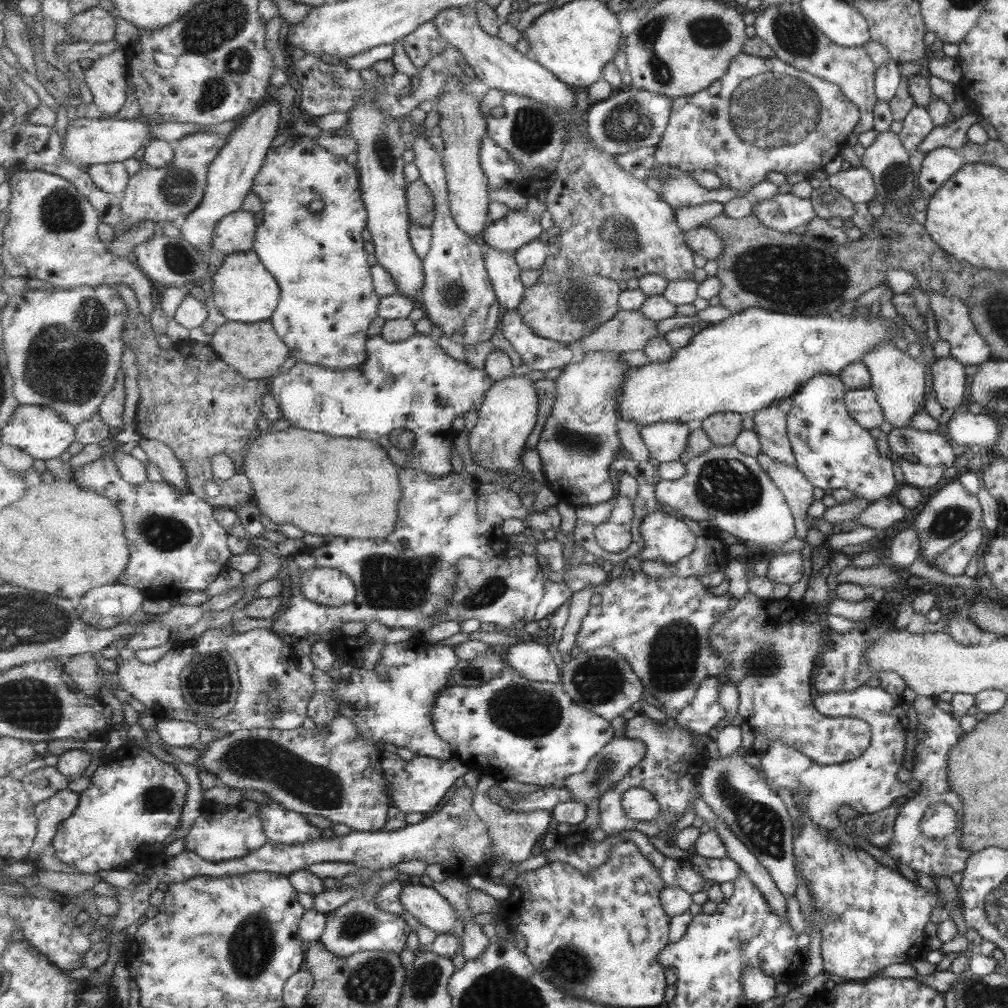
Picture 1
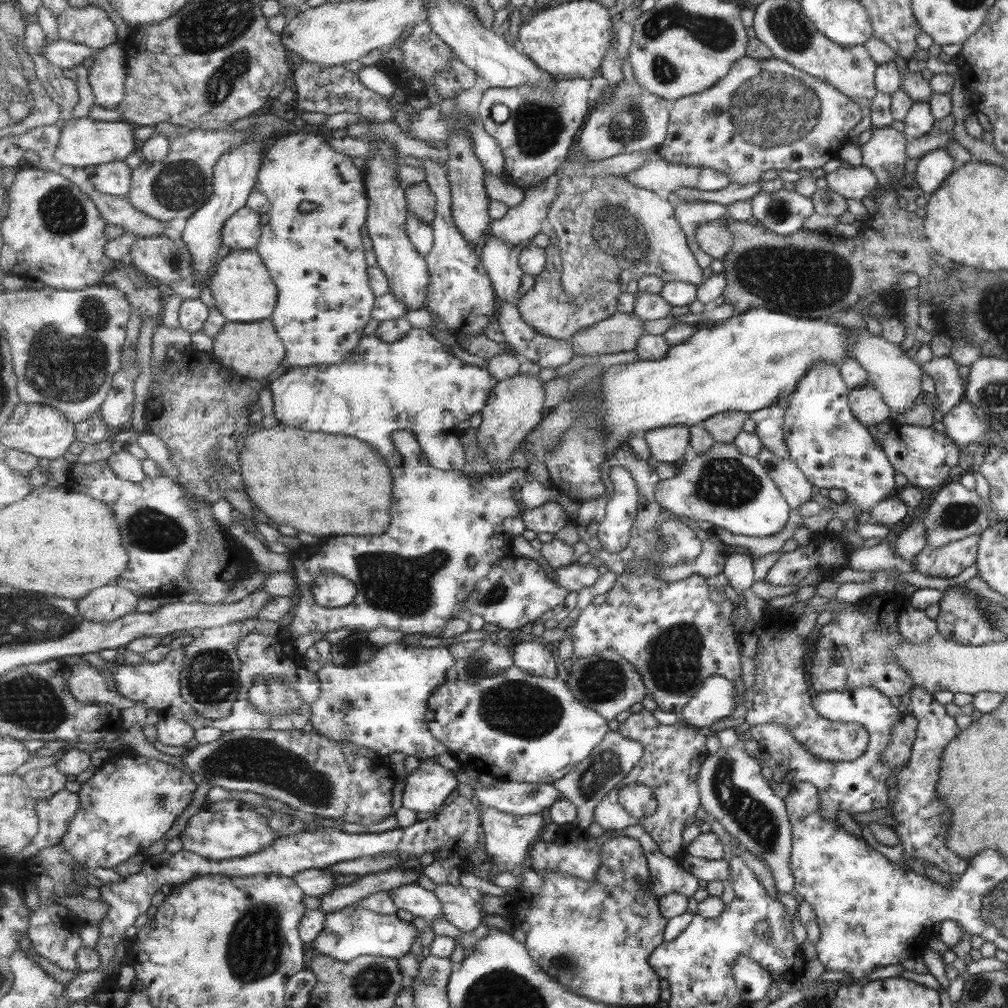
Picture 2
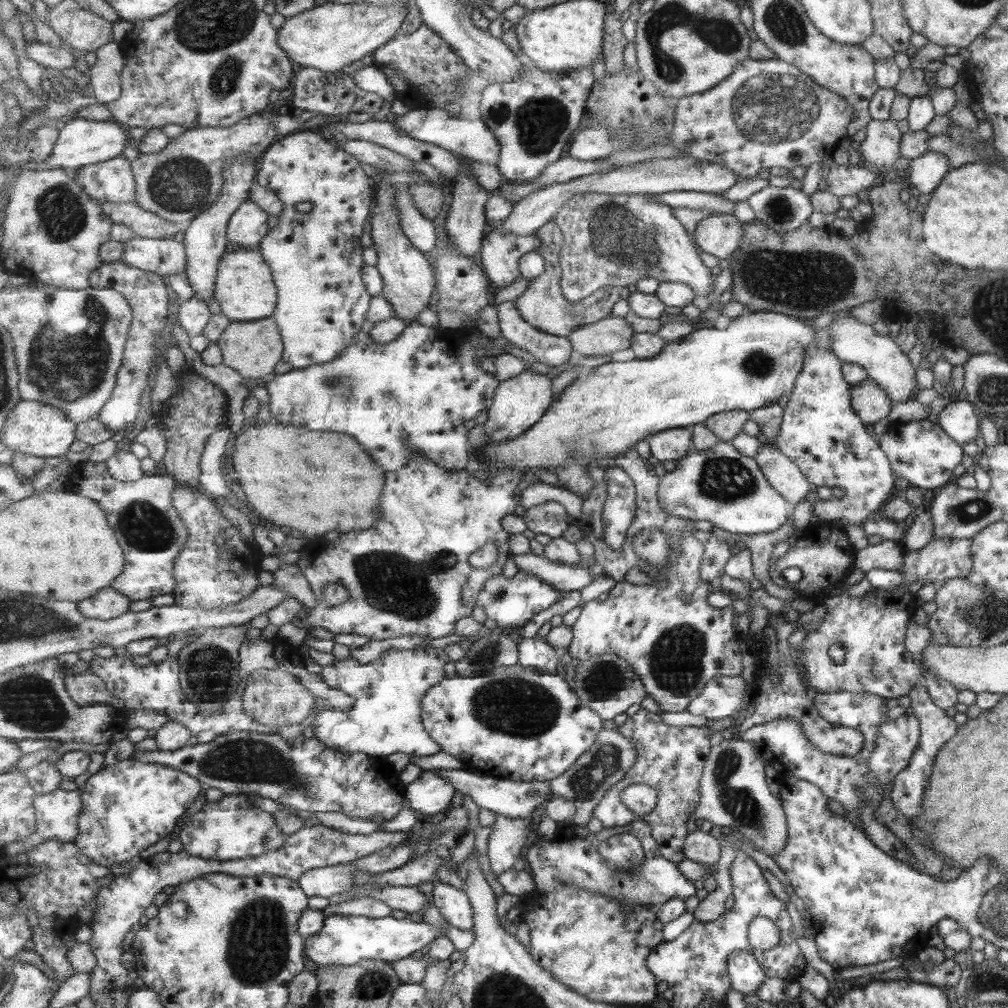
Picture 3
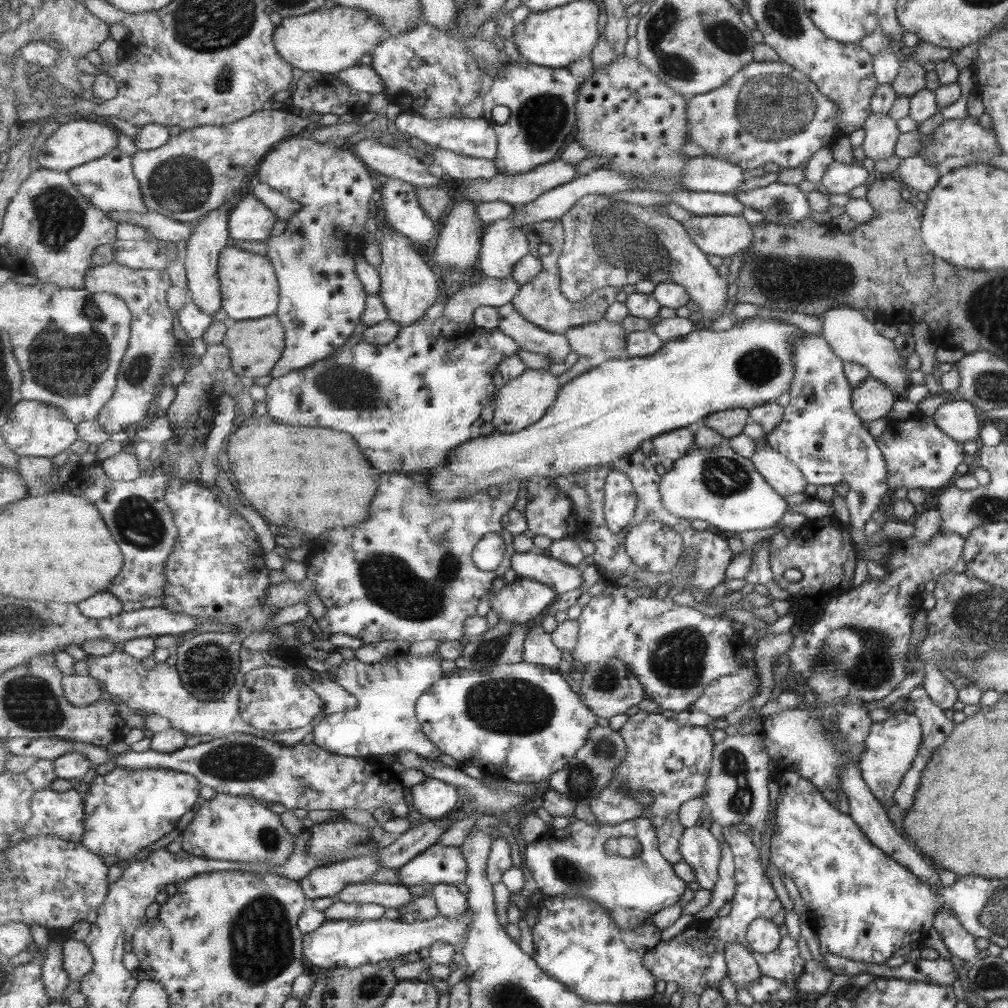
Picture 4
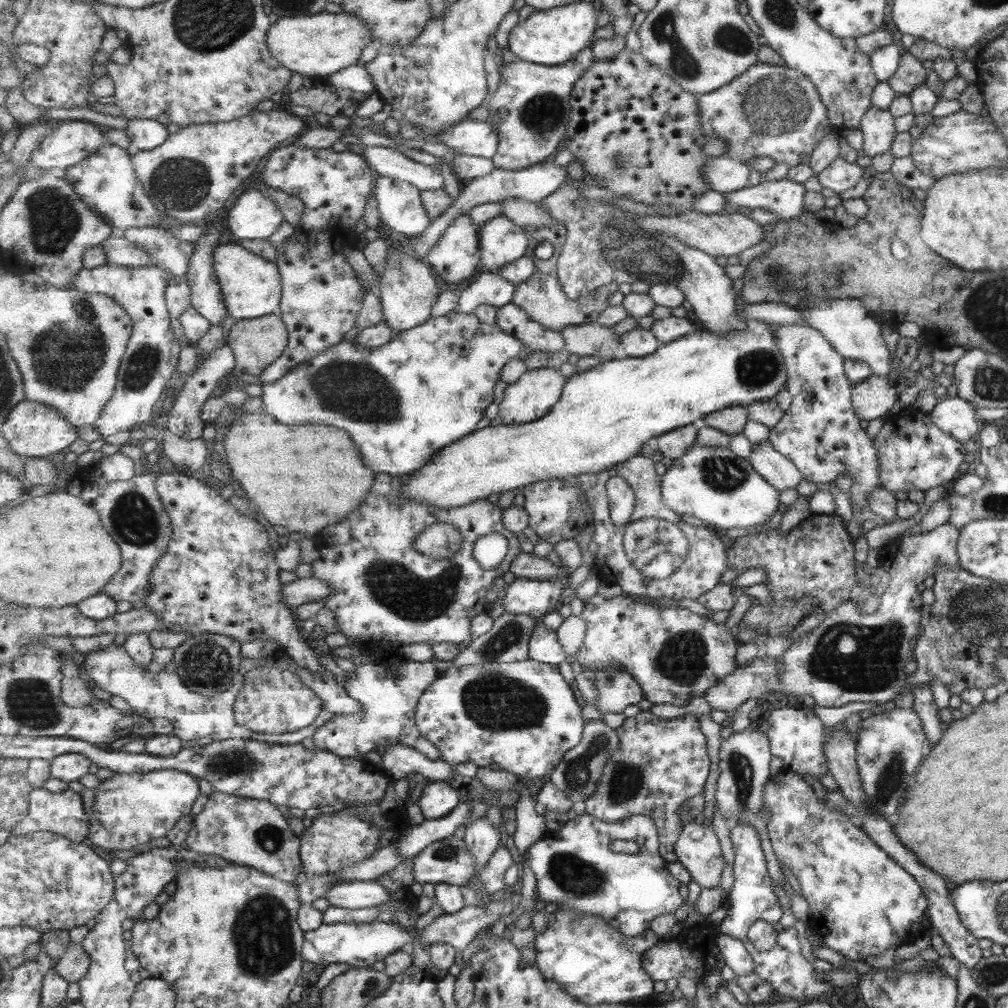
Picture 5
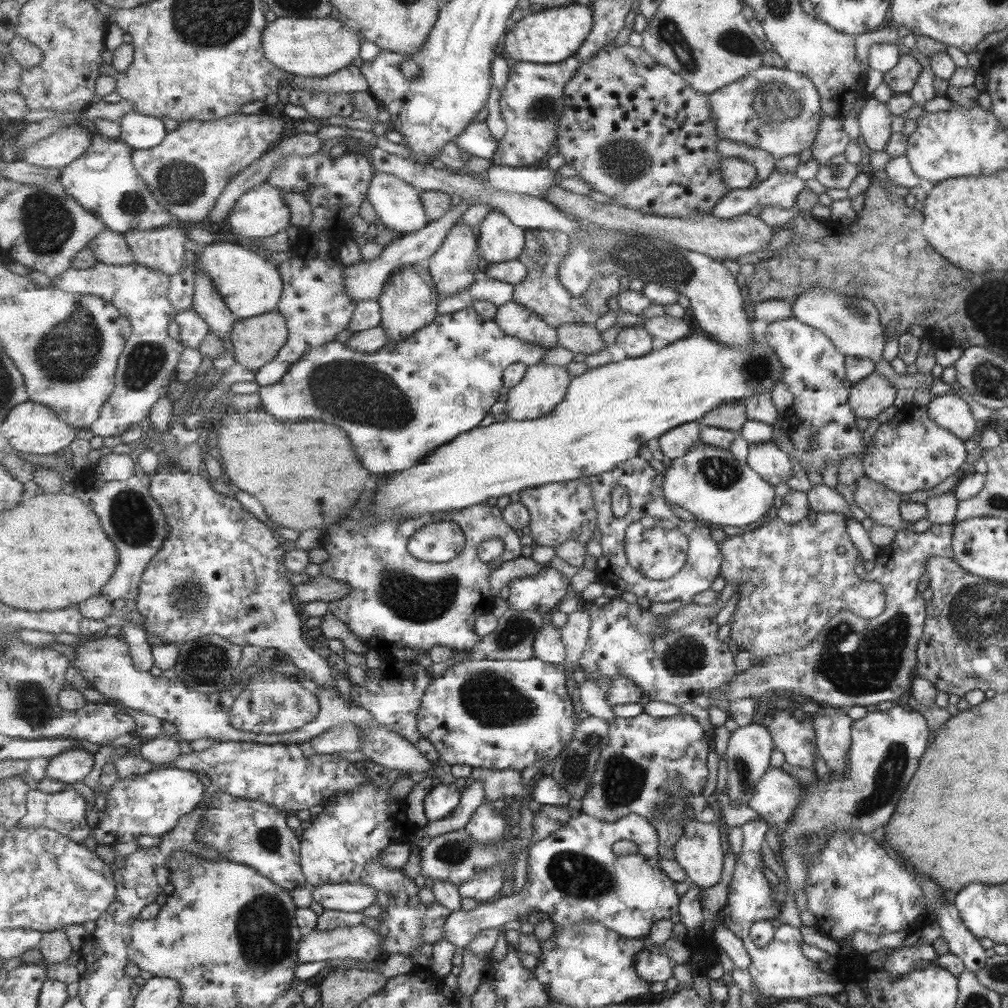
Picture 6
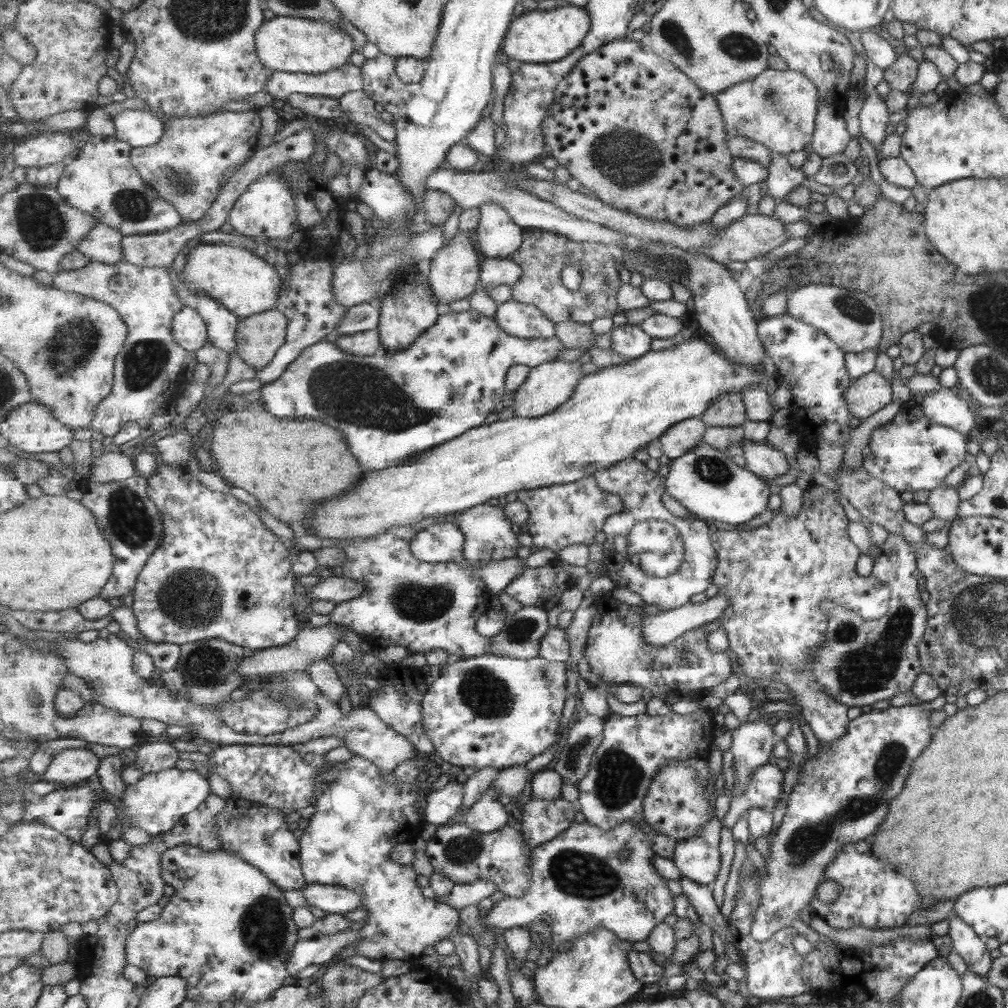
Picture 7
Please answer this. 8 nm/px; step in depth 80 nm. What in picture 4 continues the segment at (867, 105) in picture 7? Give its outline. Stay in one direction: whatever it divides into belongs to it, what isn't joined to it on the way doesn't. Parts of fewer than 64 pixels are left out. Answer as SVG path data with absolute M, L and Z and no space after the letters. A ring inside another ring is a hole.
M871 113L862 124L864 139L861 145L866 158L883 160L893 155L894 144L900 135L895 119L887 113Z

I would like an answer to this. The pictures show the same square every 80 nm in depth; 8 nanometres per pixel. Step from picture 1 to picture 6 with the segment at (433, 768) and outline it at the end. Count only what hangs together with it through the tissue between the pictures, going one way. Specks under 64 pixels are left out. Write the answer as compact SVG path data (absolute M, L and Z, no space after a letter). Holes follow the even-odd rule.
M446 778L438 779L425 796L425 815L429 821L439 821L449 817L460 805L462 792Z

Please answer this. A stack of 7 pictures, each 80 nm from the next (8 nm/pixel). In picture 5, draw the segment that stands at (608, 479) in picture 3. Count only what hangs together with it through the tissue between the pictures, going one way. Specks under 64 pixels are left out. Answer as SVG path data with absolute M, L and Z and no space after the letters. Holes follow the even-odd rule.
M614 476L607 482L607 498L611 498L613 522L619 526L630 524L636 509L637 496L623 476Z

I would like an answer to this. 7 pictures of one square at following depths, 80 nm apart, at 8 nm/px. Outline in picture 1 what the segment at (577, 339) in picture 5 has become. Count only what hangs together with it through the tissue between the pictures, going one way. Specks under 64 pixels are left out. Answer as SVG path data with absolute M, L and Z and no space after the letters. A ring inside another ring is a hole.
M621 310L605 324L598 326L591 334L584 336L580 340L580 347L584 352L635 352L644 350L651 337L661 336L656 327L656 322L647 318L640 310Z

